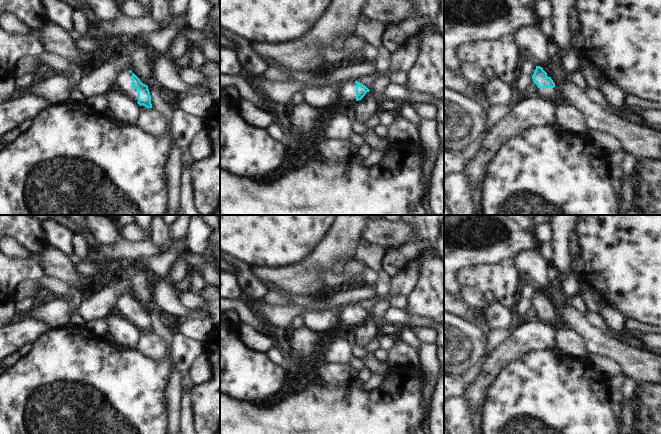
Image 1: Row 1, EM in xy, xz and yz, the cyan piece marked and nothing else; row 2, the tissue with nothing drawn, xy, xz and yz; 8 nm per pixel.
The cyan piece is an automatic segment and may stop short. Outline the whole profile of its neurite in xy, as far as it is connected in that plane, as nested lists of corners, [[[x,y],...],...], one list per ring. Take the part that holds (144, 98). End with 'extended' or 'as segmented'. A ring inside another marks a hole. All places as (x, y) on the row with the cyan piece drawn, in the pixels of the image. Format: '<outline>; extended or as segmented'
[[[128,67],[117,75],[115,84],[119,90],[131,97],[140,106],[152,108],[148,86],[143,84]]]; extended

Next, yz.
[[[536,66],[534,74],[532,75],[533,82],[537,85],[537,93],[540,97],[549,100],[555,100],[555,83],[550,75],[546,73],[542,67]]]; extended

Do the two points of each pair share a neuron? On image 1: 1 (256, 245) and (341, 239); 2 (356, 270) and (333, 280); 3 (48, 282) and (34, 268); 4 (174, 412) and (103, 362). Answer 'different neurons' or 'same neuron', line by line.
1: different neurons
2: same neuron
3: different neurons
4: different neurons

